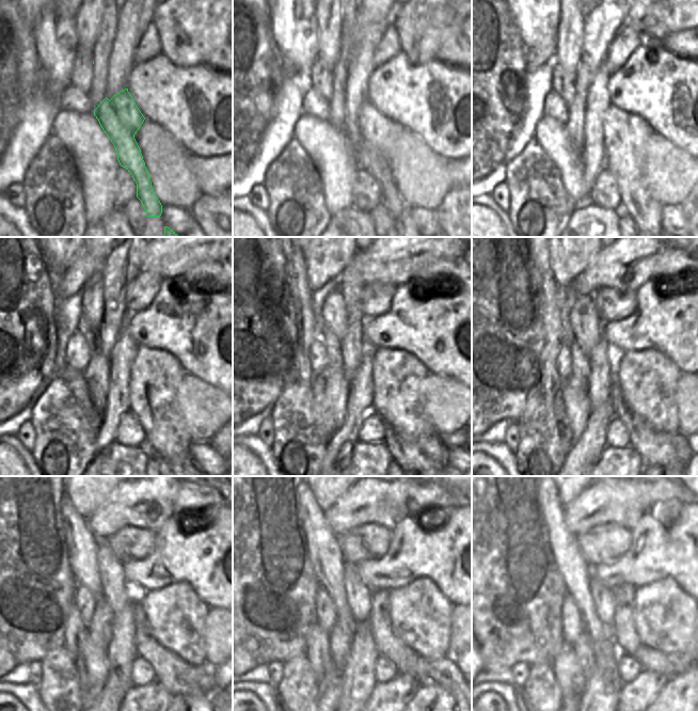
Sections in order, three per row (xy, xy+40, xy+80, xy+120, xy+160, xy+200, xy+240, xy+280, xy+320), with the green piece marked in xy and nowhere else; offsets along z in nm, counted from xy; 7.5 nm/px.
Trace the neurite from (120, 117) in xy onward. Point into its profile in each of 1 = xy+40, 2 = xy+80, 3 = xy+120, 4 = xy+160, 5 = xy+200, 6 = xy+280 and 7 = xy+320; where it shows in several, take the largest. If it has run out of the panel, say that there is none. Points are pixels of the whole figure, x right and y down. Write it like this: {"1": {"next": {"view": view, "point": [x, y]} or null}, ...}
{"1": {"next": {"view": "xy+40", "point": [378, 132]}}, "2": {"next": {"view": "xy+80", "point": [625, 135]}}, "3": {"next": {"view": "xy+120", "point": [155, 374]}}, "4": {"next": {"view": "xy+160", "point": [397, 376]}}, "5": {"next": {"view": "xy+200", "point": [648, 378]}}, "6": {"next": {"view": "xy+280", "point": [419, 614]}}, "7": {"next": {"view": "xy+320", "point": [664, 615]}}}

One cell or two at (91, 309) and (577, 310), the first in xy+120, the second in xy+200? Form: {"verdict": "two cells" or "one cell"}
{"verdict": "one cell"}

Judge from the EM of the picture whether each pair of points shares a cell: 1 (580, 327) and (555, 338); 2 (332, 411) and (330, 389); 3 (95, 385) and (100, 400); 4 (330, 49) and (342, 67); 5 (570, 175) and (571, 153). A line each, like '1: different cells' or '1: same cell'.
1: different cells
2: same cell
3: same cell
4: different cells
5: same cell

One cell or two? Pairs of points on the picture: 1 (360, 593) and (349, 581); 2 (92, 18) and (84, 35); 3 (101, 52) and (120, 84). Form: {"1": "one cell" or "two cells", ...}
{"1": "one cell", "2": "one cell", "3": "two cells"}

